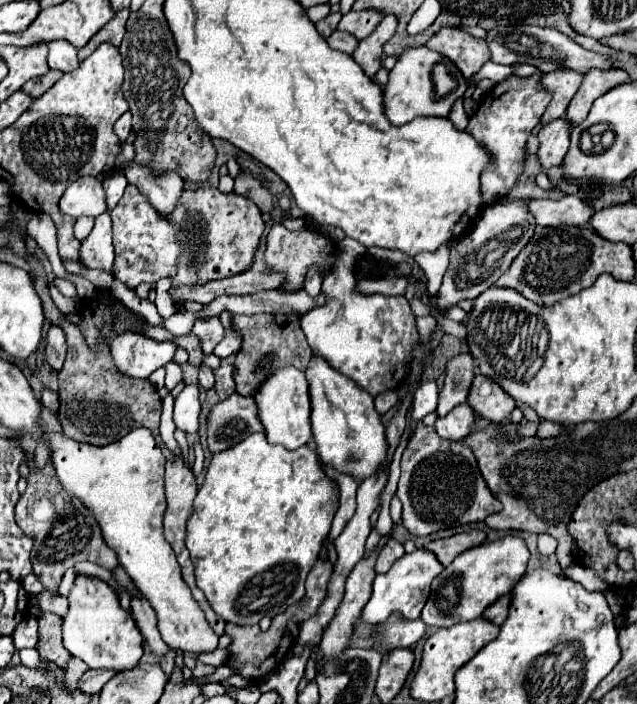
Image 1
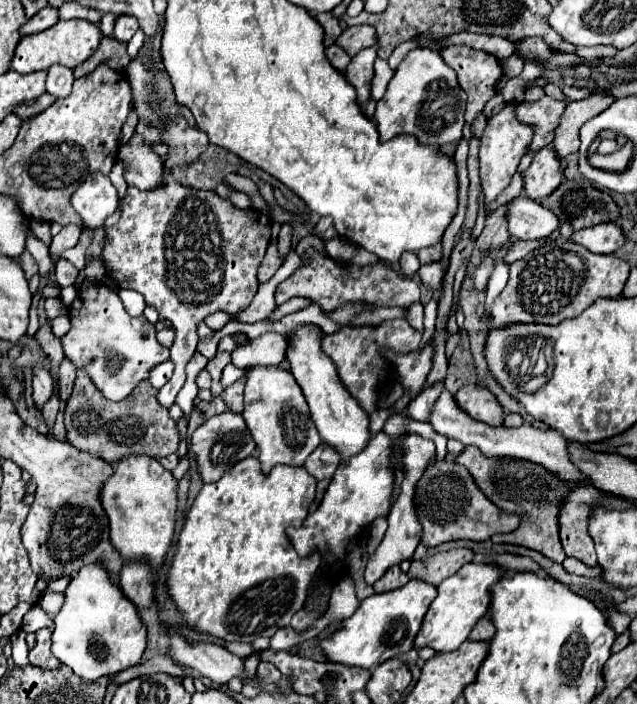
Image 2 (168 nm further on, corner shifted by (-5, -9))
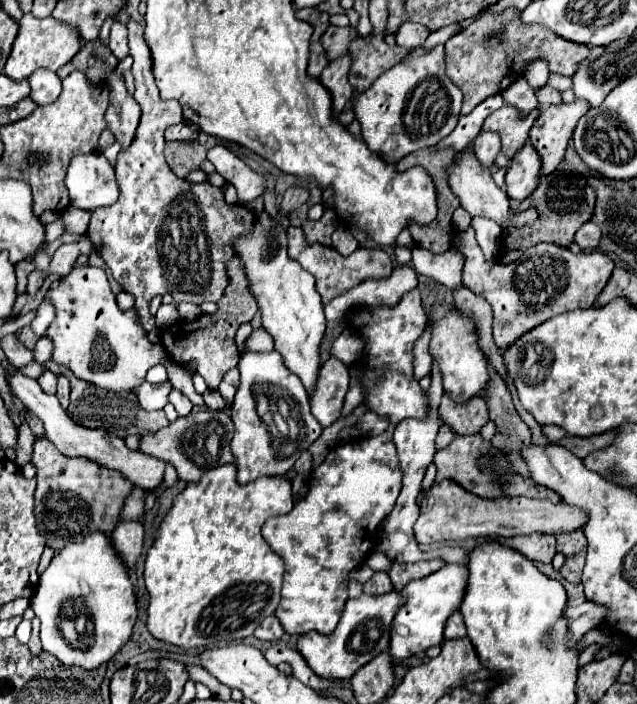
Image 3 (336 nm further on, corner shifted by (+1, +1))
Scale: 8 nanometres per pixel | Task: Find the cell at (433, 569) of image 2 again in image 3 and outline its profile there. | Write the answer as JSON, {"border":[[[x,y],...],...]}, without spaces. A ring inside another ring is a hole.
{"border":[[[436,559],[436,561],[418,561],[418,563],[412,563],[412,565],[392,563],[392,567],[390,567],[390,571],[388,571],[388,577],[390,577],[390,581],[392,581],[392,587],[400,591],[400,589],[404,589],[404,585],[408,585],[410,581],[428,577],[430,573],[438,571],[440,567],[444,567],[444,561],[440,561],[440,559]]]}

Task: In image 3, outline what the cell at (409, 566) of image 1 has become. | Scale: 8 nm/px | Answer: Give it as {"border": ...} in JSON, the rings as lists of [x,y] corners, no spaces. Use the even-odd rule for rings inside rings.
{"border":[[[390,591],[382,597],[360,595],[346,601],[342,619],[336,631],[330,637],[322,633],[304,633],[298,639],[298,653],[304,657],[308,667],[322,679],[330,681],[348,681],[362,665],[372,661],[376,655],[388,649],[388,629],[392,625],[392,617],[400,609],[400,593]]]}

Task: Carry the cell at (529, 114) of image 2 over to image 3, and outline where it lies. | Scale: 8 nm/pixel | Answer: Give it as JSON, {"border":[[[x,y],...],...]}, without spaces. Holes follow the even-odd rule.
{"border":[[[510,105],[500,107],[498,111],[494,111],[490,117],[486,117],[482,131],[494,131],[500,135],[500,143],[502,149],[498,153],[498,157],[494,159],[494,165],[500,167],[508,167],[508,163],[512,161],[514,153],[528,141],[528,133],[532,123],[536,121],[536,117],[540,115],[540,111],[532,111],[528,117],[520,119],[520,115],[516,113],[516,109],[512,109]]]}

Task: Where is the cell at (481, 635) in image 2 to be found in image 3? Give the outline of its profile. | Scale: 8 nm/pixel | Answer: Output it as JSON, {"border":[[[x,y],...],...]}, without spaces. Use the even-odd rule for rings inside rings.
{"border":[[[452,613],[452,617],[448,617],[446,627],[444,627],[444,639],[458,639],[458,637],[466,637],[466,629],[464,629],[464,621],[460,617],[460,613]]]}

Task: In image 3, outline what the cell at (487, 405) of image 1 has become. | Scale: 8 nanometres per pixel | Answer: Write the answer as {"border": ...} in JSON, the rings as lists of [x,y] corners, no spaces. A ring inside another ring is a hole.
{"border":[[[444,395],[438,415],[442,423],[448,425],[456,435],[474,435],[488,421],[486,401],[482,397],[476,397],[464,405],[456,405],[448,395]]]}

